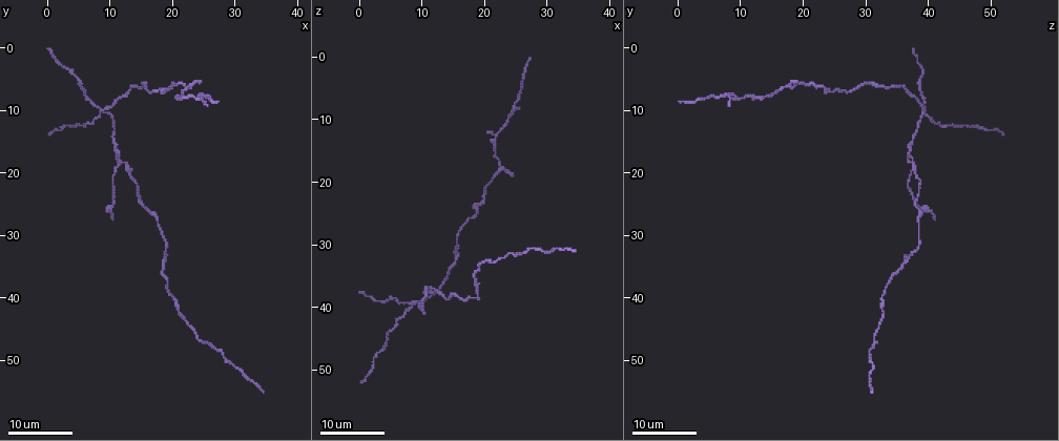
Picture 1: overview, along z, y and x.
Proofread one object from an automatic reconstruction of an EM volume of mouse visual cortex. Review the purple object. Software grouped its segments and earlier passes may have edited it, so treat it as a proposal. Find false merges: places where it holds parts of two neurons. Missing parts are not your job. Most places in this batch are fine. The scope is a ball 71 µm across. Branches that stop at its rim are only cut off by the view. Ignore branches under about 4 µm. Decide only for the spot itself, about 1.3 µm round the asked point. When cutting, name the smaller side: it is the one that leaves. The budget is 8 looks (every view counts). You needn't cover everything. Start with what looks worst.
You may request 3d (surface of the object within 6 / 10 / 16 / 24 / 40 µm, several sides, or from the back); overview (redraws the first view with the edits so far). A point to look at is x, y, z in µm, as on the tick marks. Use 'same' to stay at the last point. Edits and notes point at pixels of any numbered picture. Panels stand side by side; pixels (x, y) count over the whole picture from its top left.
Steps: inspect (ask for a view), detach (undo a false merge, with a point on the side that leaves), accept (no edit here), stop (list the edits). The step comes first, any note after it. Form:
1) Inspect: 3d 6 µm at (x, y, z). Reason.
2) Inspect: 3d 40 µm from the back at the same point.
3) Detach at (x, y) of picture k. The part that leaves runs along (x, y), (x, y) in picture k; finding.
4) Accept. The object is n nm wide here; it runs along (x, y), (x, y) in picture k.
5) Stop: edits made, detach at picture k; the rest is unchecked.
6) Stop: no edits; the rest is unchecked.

Inspect: 3d 24 µm at (9.0, 10.0, 39.5). Looks like a crossing.

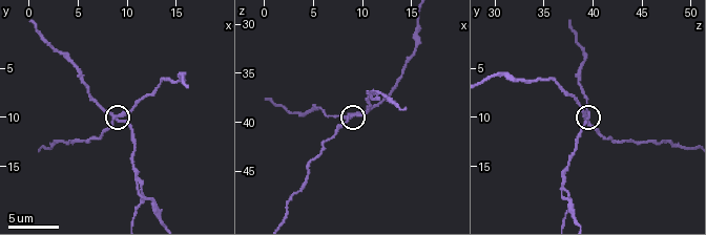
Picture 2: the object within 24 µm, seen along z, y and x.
Inspect: 3d 10 µm at (9.2, 9.8, 39.0).

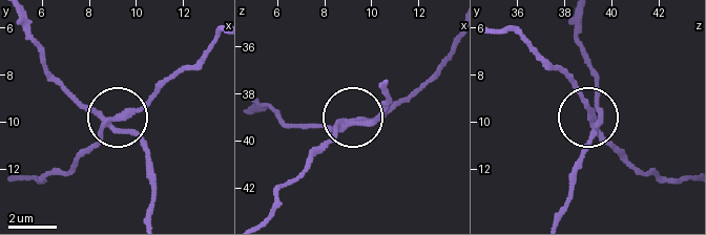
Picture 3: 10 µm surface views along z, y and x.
Accept. The object is 240 nm wide here; it runs along (148, 213), (153, 196), (149, 154), (113, 121), (71, 165) in picture 3; all the same neuron.

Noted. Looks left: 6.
Inspect: 3d 24 µm at (22.0, 6.0, 17.0). Thick turns thin.

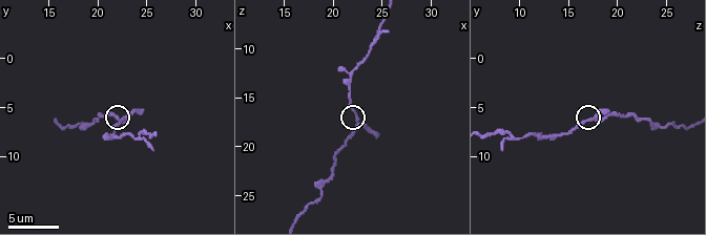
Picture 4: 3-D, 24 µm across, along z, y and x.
Inspect: 3d 10 µm at (22.2, 6.4, 17.2). Closer look.

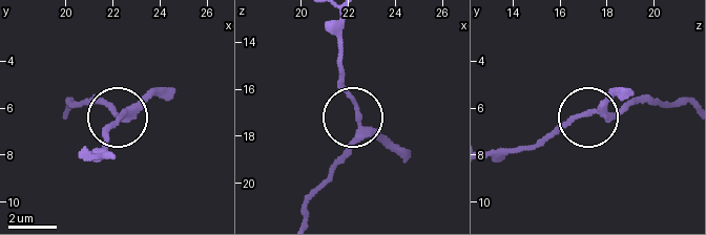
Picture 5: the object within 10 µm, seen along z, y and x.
Accept. It runs along (304, 215), (308, 197), (356, 131), (354, 101), (338, 67) in picture 5; one neuron here.

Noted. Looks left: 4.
Inspect: 3d 6 µm at (22.6, 8.0, 11.8). Side arm on a straight run.

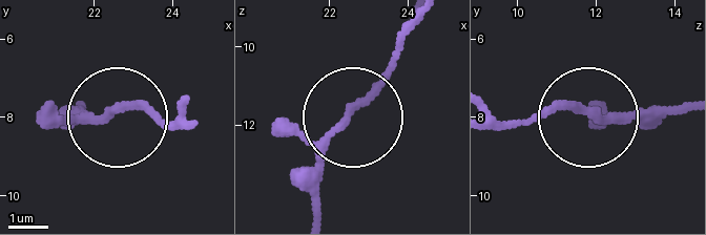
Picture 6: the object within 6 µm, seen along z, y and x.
Accept. It runs along (682, 103), (492, 120) in picture 6; one neuron here.

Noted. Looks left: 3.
Inspect: 3d 16 µm at (19.0, 7.0, 24.8). Sudden change in width.

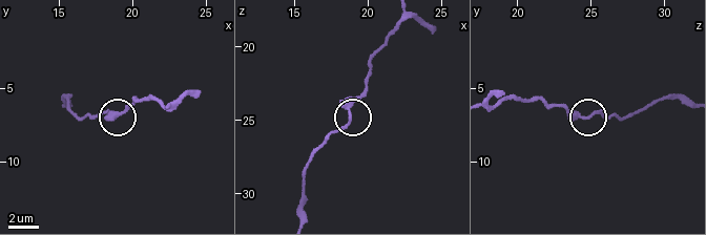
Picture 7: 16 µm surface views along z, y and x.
Inspect: 3d 6 µm at (18.8, 7.2, 24.8).

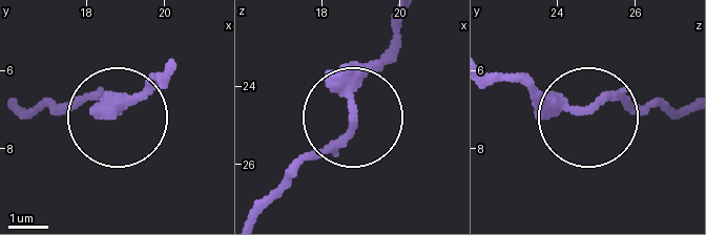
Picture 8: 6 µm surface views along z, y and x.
Accept. It runs along (254, 213), (338, 133), (351, 83), (398, 23) in picture 8; continuous, no second neuron.

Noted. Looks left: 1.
Stop: no edits; the rest is unchecked.

